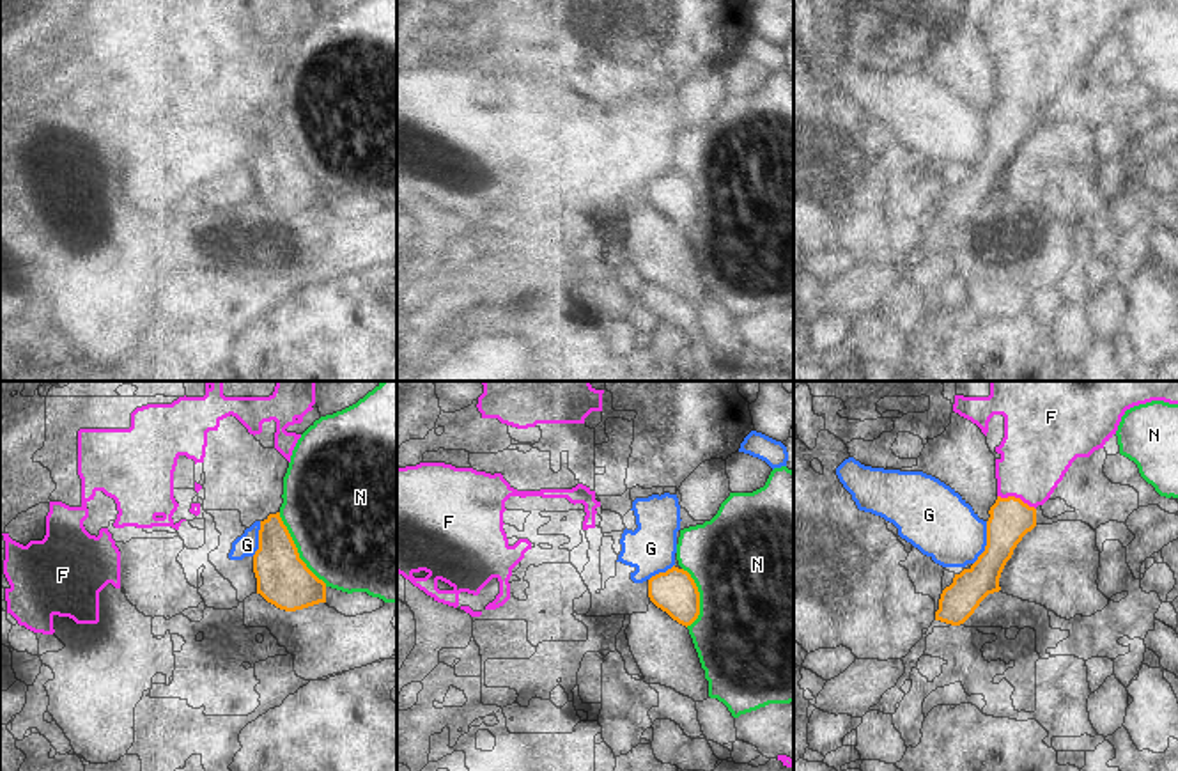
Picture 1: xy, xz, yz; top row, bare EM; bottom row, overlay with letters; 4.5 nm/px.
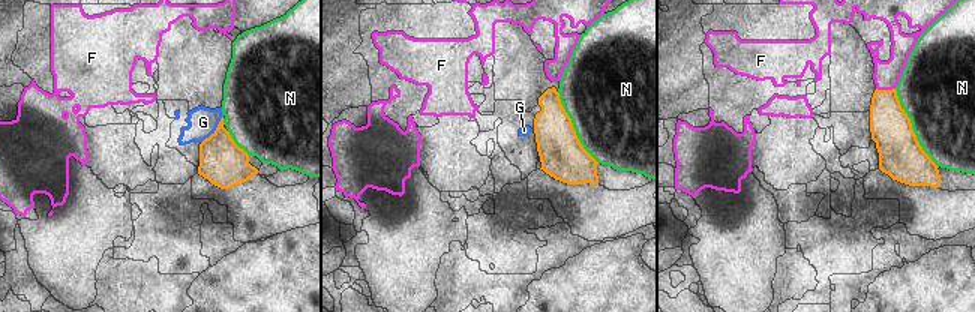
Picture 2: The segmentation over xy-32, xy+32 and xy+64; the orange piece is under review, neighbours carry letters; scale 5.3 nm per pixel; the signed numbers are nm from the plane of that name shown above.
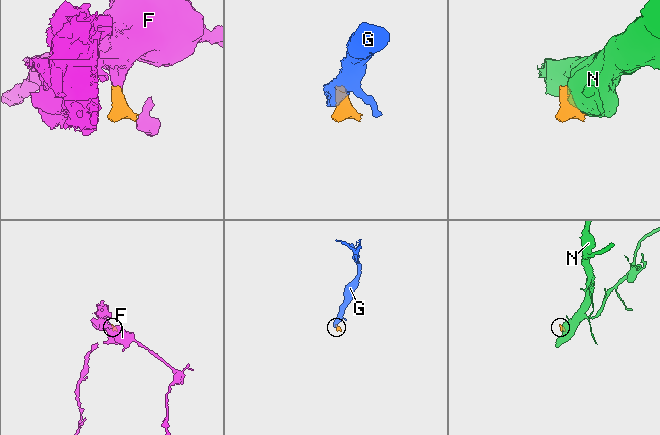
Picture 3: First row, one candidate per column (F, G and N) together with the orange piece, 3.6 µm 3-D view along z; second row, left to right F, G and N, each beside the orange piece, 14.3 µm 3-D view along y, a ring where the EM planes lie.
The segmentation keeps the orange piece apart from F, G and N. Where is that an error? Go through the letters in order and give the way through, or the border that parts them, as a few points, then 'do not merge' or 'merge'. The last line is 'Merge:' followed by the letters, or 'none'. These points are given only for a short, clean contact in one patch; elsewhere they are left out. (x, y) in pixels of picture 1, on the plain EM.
F: runs through yz (1010, 121), (1017, 101), (1037, 54); merge
G: border along yz (987, 124), (987, 147), (973, 167); do not merge
N: do not merge
Merge: F

